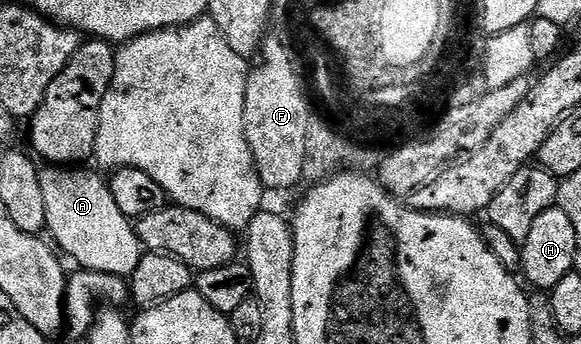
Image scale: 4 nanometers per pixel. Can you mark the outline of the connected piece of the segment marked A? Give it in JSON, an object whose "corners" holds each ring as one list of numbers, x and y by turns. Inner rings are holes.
{"corners":[[48,166,41,171,47,235,52,235,56,239,55,247,65,257,77,260,81,269,131,277,142,255,133,221,118,210,118,202,114,202,114,194,108,189,108,180,86,169,84,166]]}

